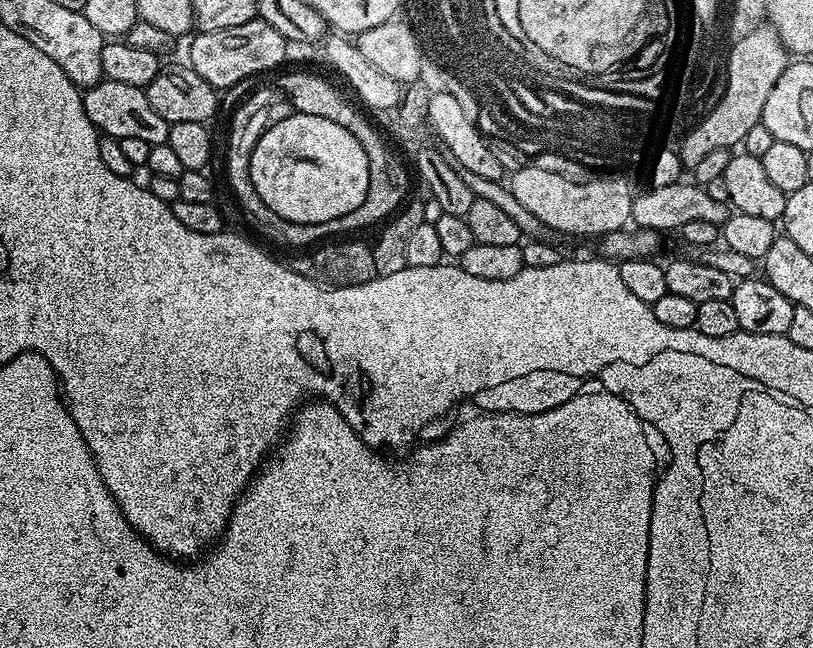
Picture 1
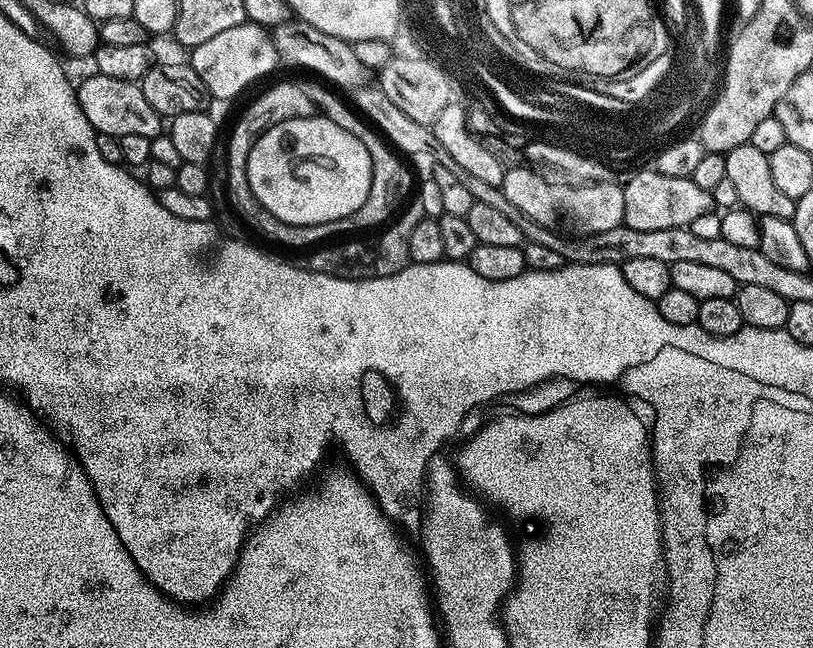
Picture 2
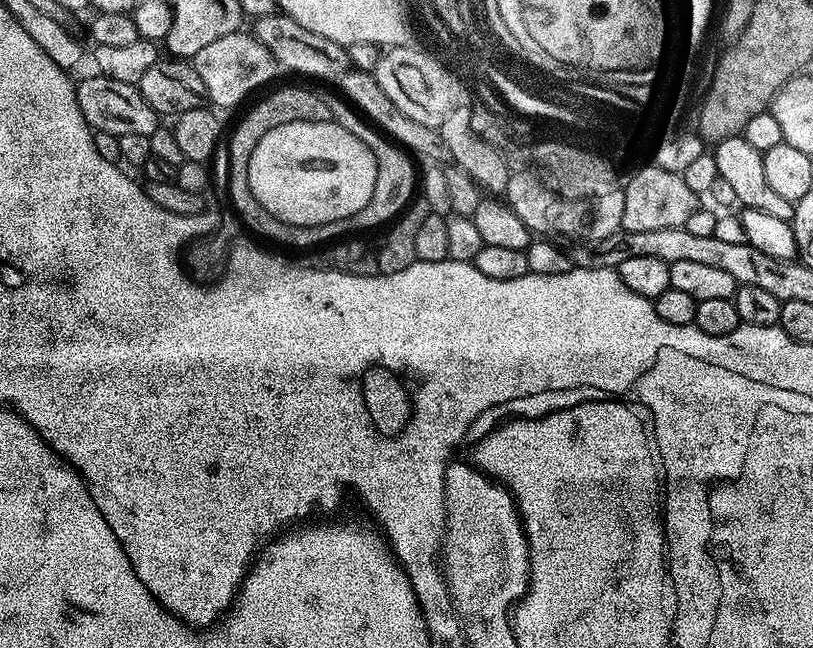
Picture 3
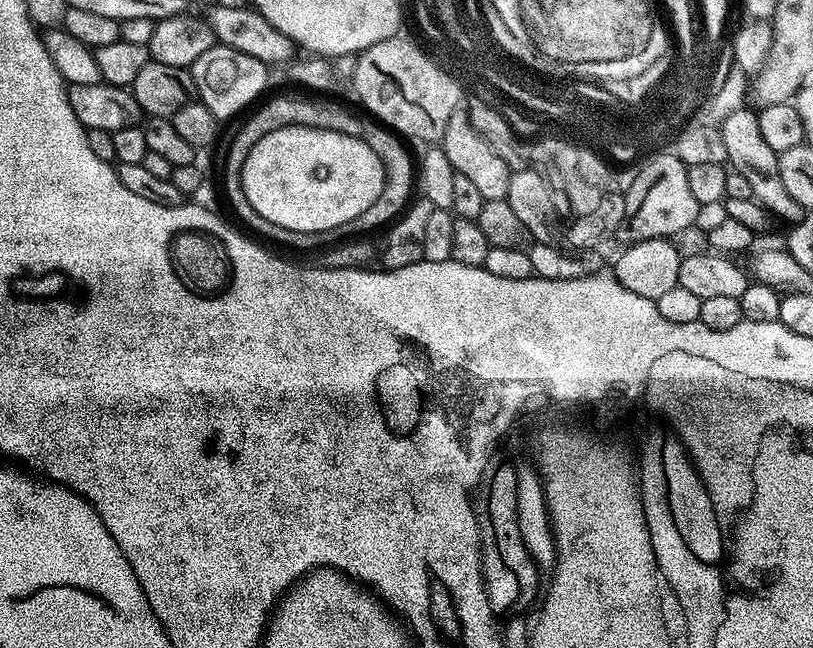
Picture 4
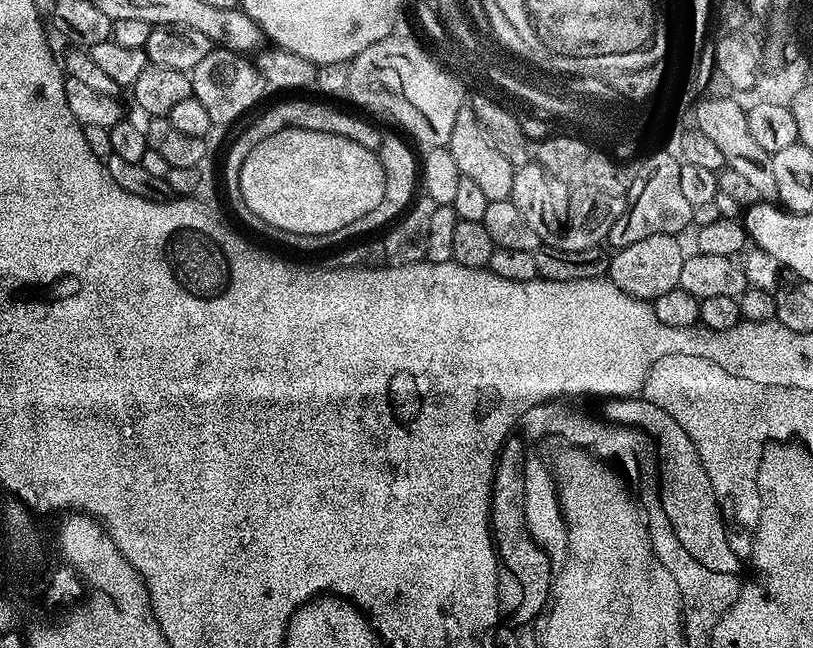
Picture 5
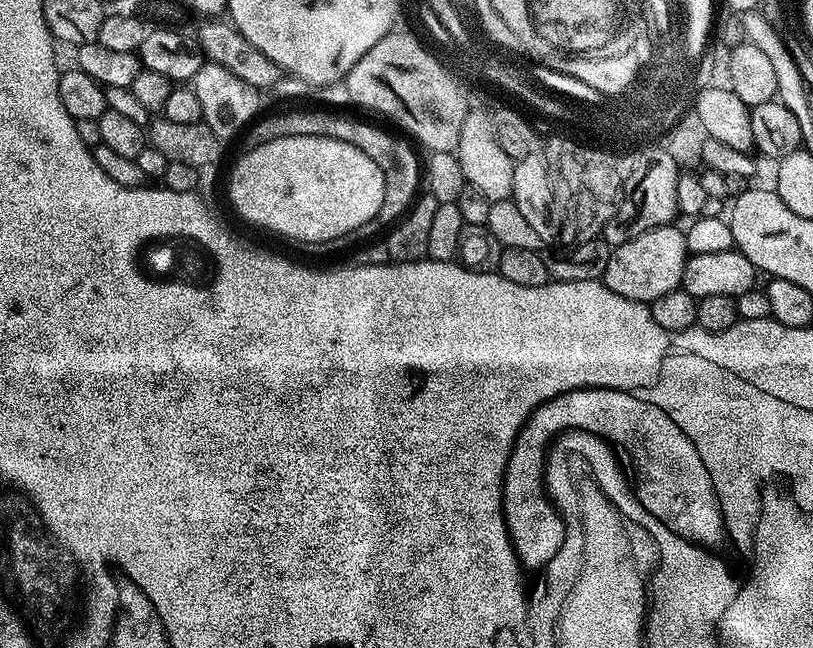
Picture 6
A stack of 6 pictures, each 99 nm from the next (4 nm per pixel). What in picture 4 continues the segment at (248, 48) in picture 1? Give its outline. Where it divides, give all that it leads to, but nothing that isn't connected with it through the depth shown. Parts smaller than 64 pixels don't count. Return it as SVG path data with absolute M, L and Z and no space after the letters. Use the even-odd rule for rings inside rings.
M217 42L192 63L190 71L195 95L199 103L205 104L210 114L216 116L217 121L224 122L238 115L247 104L255 105L265 95L263 92L270 88L268 67L242 50Z

